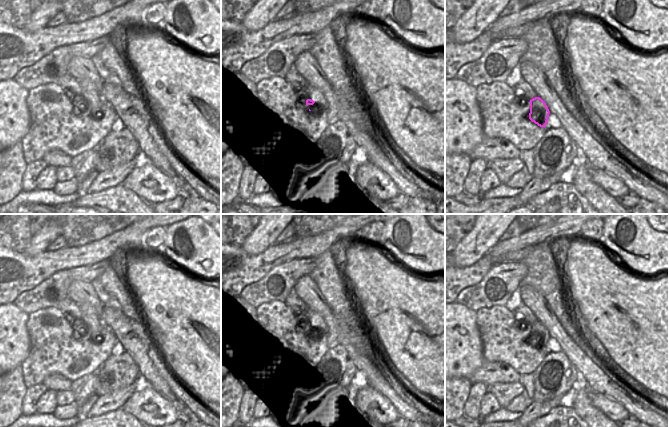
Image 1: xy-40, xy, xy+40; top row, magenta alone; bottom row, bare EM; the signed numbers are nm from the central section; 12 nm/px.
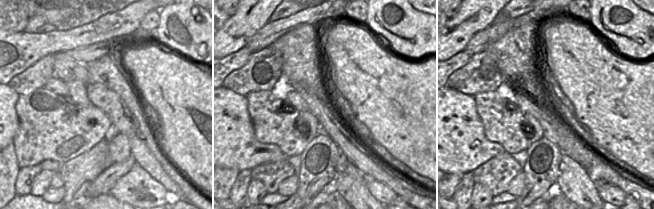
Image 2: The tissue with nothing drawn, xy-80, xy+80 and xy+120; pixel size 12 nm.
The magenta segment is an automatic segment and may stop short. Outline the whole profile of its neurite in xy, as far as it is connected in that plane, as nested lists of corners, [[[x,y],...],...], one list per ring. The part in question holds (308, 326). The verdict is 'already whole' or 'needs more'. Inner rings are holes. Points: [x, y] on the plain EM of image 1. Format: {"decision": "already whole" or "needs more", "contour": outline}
{"decision": "needs more", "contour": [[[311,309],[303,311],[301,315],[298,315],[298,319],[307,321],[306,329],[313,329],[316,334],[328,332],[328,327],[323,318]]]}

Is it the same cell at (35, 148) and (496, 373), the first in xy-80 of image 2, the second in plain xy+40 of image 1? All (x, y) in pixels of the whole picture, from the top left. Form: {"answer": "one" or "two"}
{"answer": "two"}

